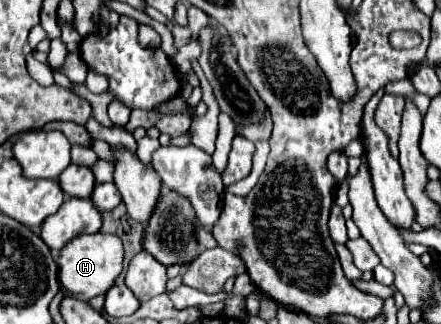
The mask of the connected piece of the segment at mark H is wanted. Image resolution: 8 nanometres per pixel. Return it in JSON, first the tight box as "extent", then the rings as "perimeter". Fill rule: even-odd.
{"extent":[58,233,122,301],"perimeter":[[[92,233],[92,235],[78,235],[74,237],[58,257],[58,279],[66,295],[90,301],[96,295],[104,295],[116,281],[122,271],[122,241],[110,233]]]}

